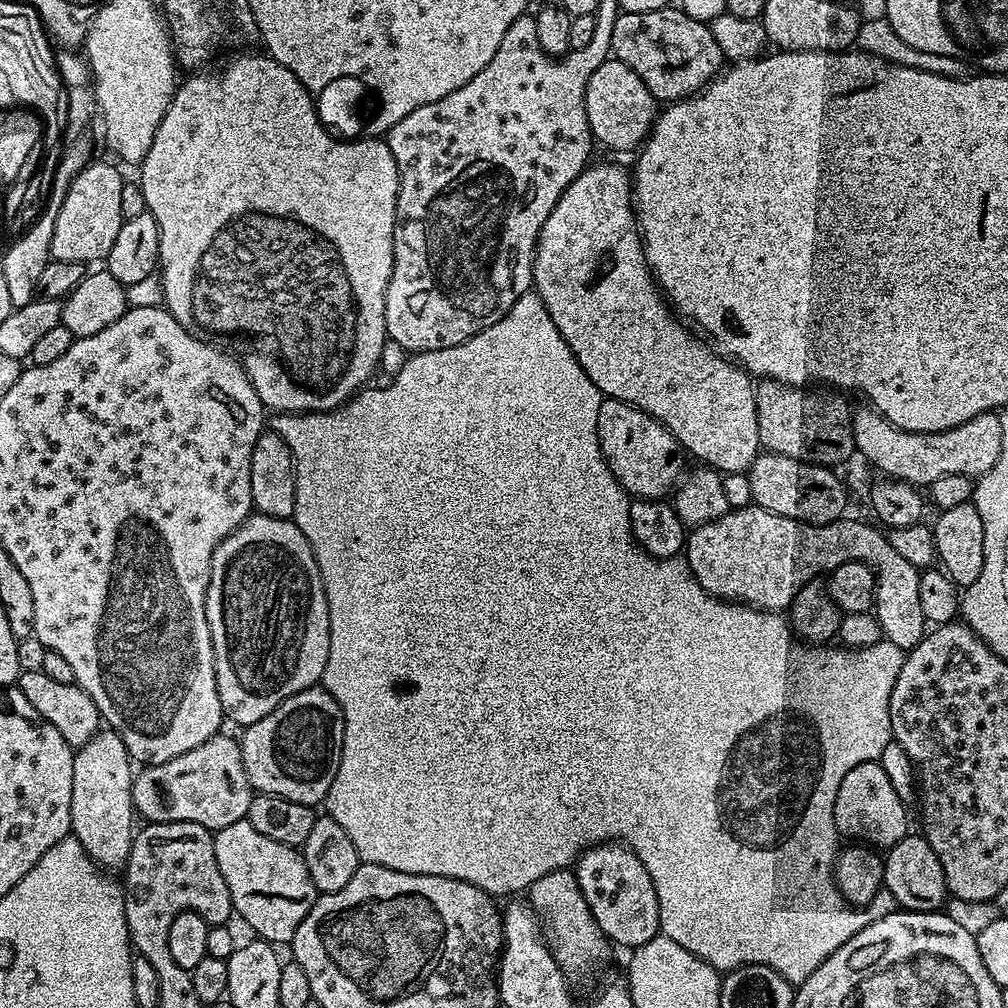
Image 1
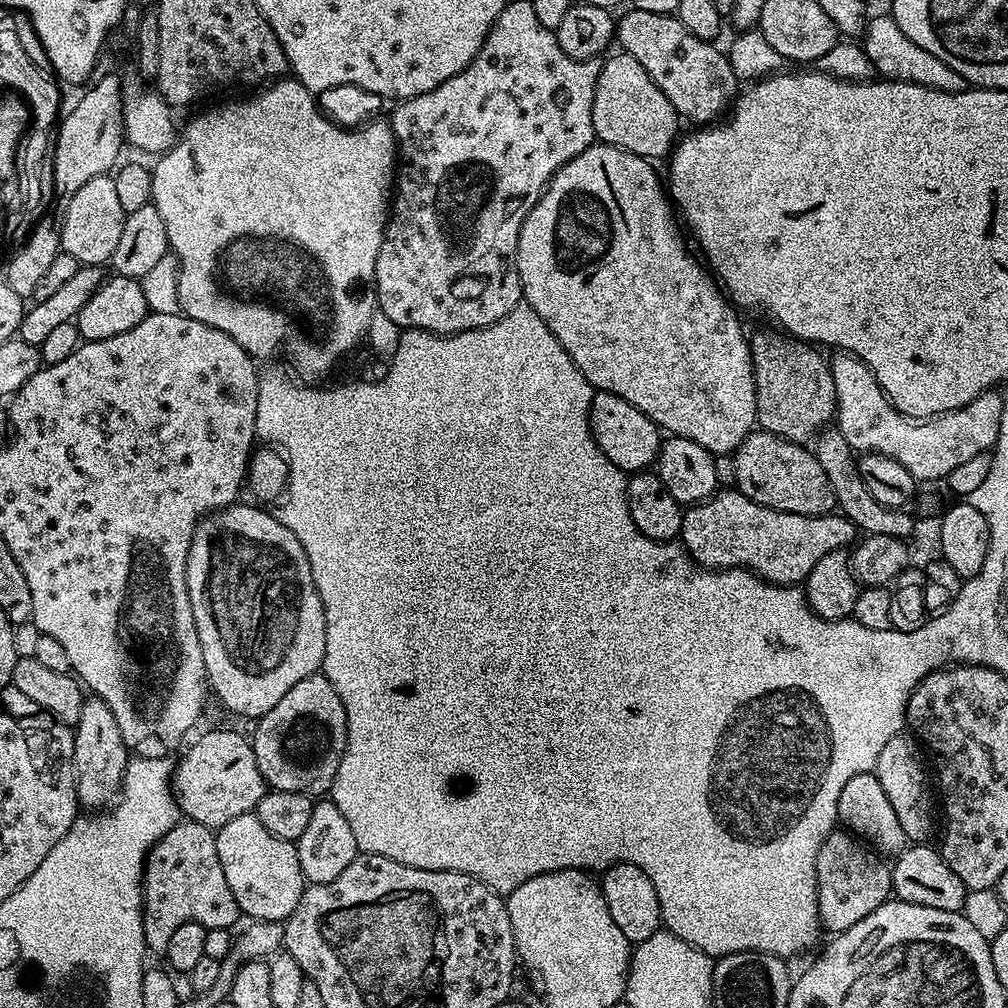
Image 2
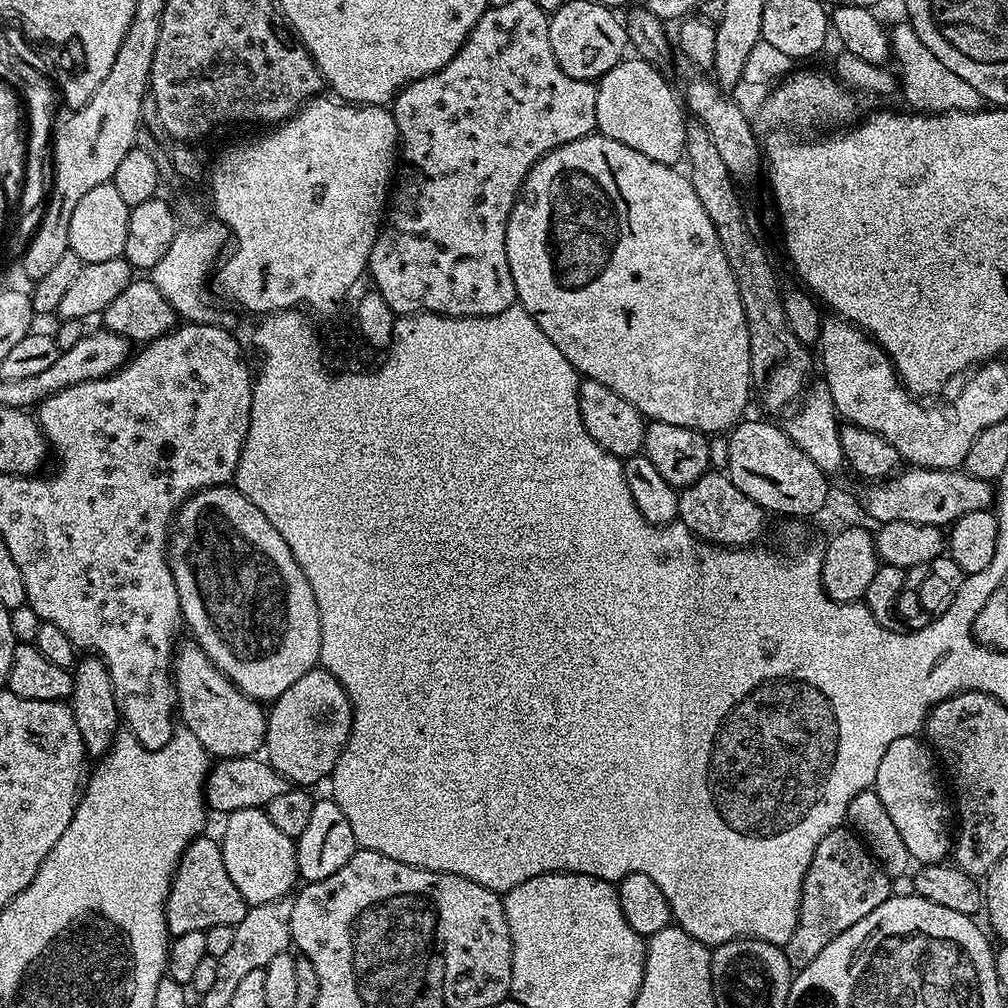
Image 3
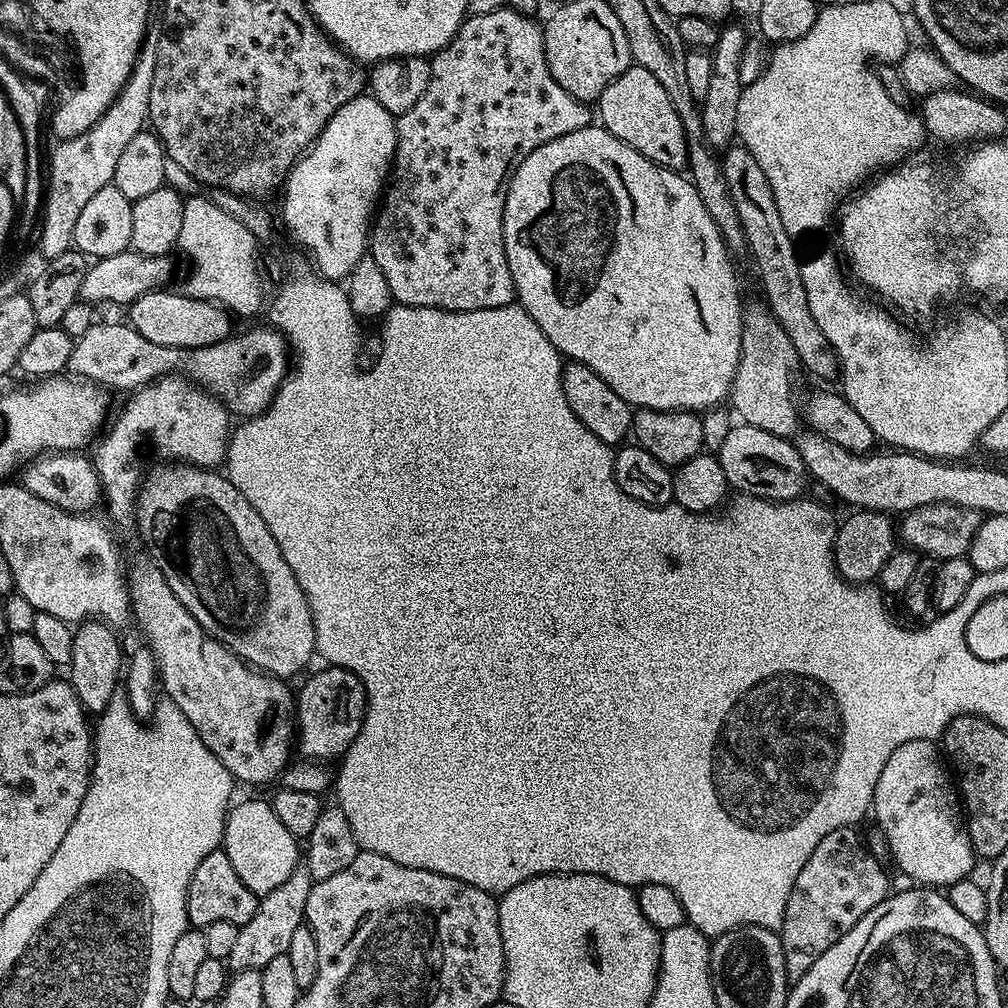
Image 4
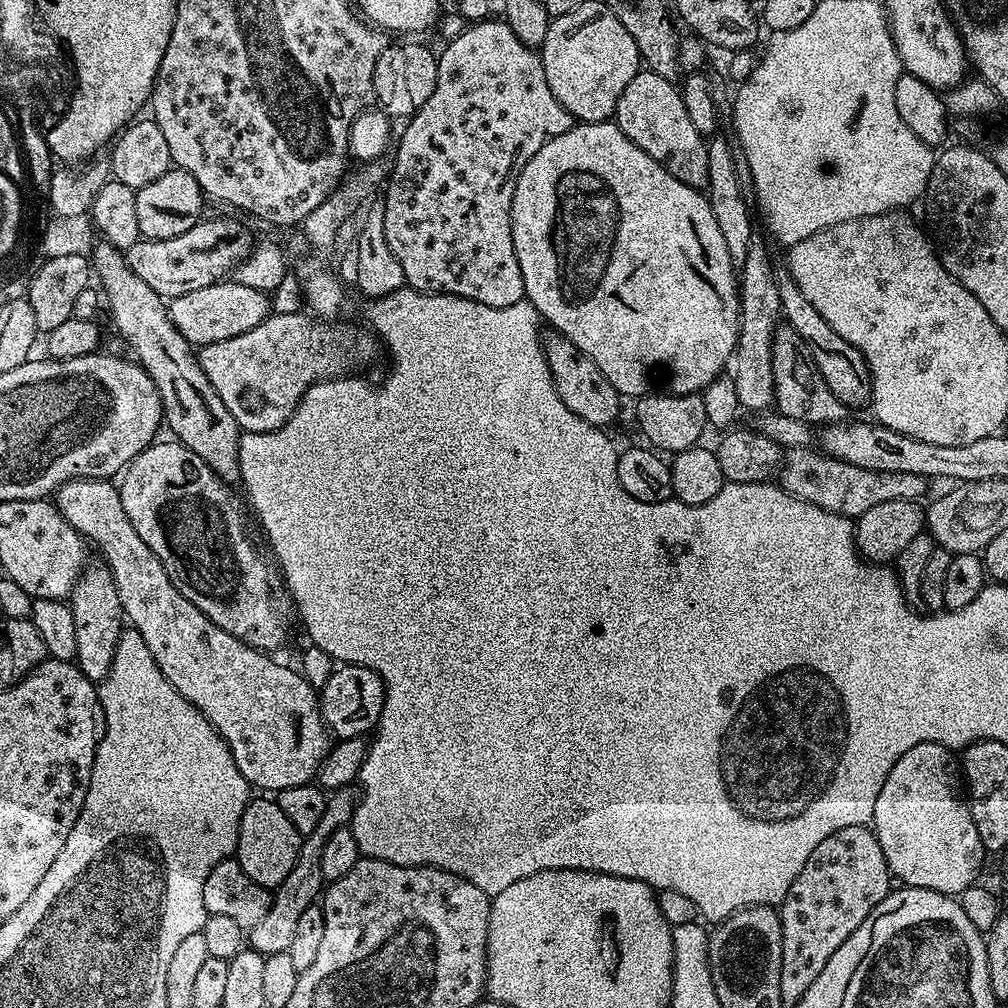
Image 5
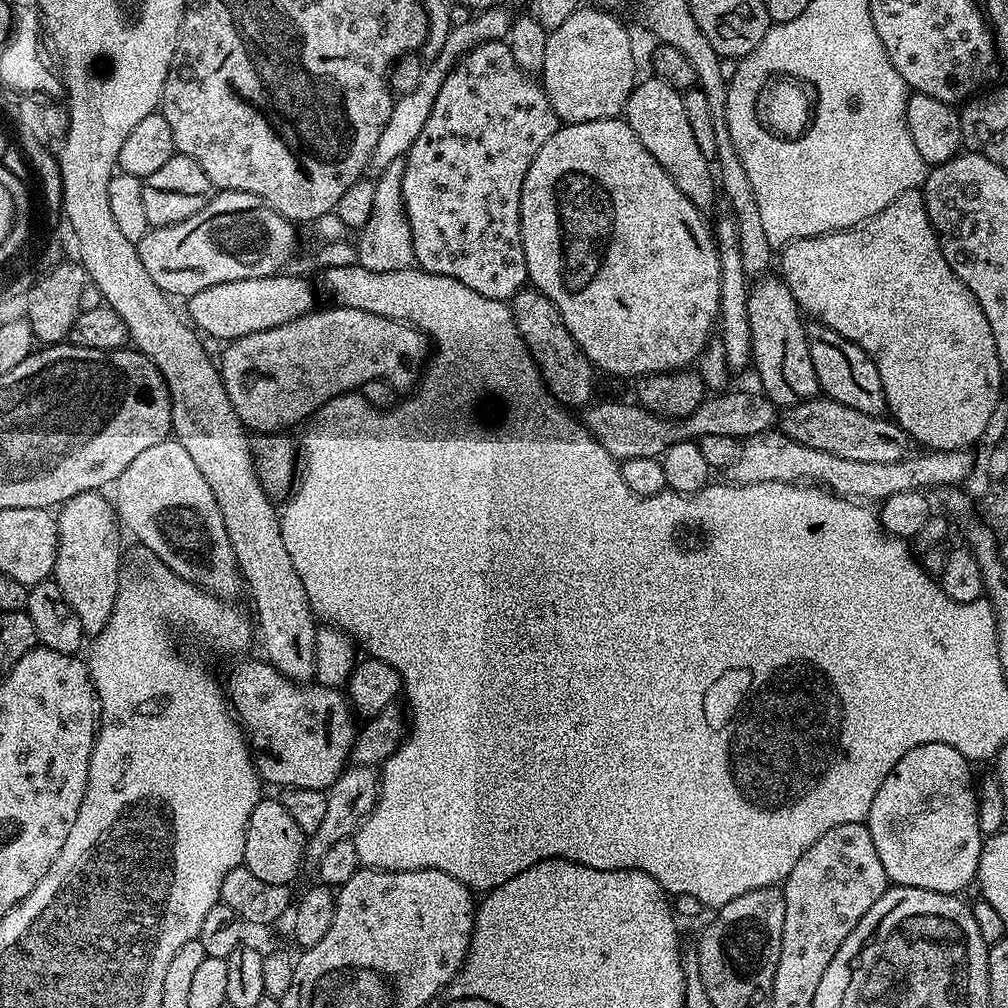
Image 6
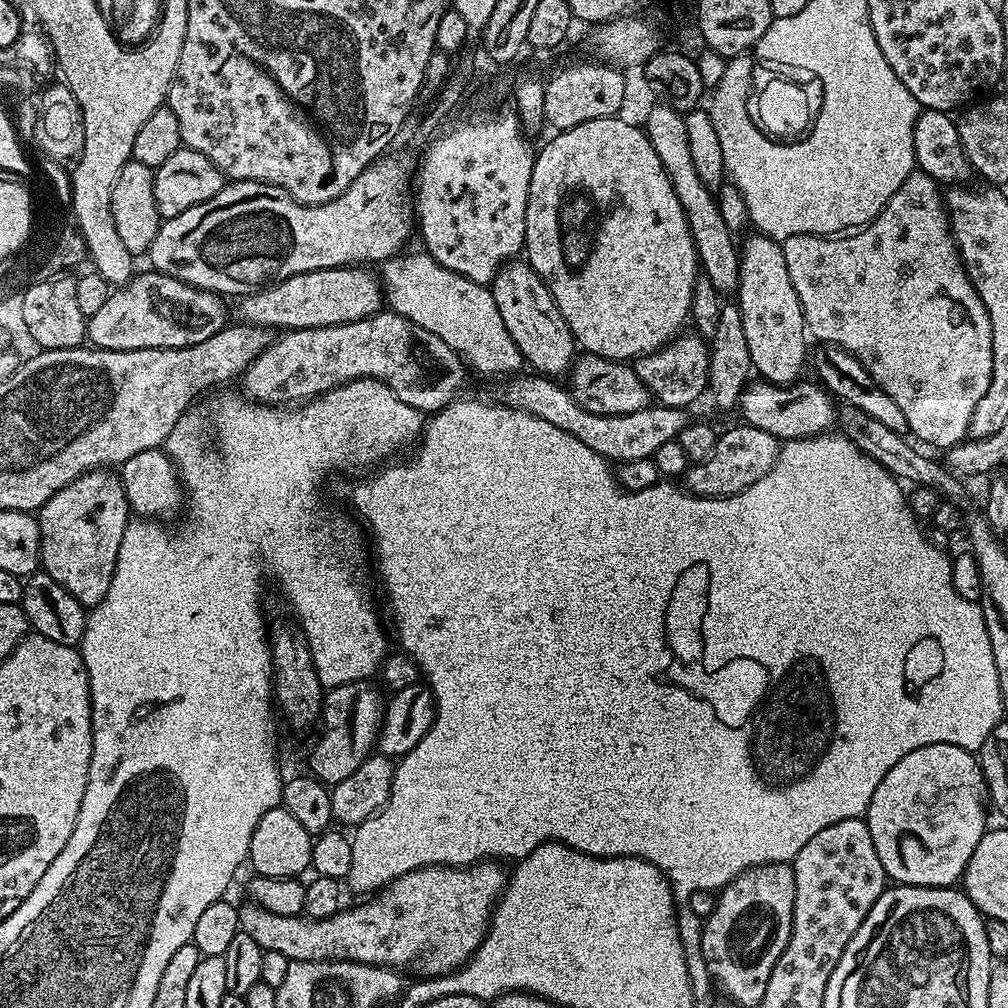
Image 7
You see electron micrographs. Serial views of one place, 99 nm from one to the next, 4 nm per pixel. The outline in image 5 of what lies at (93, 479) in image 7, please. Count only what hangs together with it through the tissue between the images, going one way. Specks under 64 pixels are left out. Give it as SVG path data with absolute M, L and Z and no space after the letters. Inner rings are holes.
M89 567L81 575L80 582L72 589L70 597L70 607L74 614L74 639L78 642L74 663L80 667L82 674L86 674L86 678L94 682L102 682L108 677L108 671L114 662L114 650L120 641L121 632L126 628L126 617L122 602L118 602L114 578L107 567L99 567Z

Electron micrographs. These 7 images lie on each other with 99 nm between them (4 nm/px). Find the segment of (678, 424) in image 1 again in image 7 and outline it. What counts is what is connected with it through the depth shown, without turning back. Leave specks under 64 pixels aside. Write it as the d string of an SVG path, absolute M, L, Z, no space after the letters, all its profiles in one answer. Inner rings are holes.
M619 115L606 118L594 118L590 122L582 122L573 128L566 128L555 133L556 137L536 152L536 161L532 167L528 205L526 206L526 234L524 235L524 252L527 263L544 280L550 290L562 318L566 318L566 326L570 326L572 337L585 353L610 358L611 360L635 361L641 356L649 356L664 345L681 335L684 323L690 320L691 300L698 273L701 271L700 258L696 255L696 247L690 234L690 226L686 222L686 214L682 210L682 202L678 202L678 194L674 194L674 186L662 166L658 162L658 154L654 154L654 146L650 146L650 138L643 127L631 124L628 120L620 120Z

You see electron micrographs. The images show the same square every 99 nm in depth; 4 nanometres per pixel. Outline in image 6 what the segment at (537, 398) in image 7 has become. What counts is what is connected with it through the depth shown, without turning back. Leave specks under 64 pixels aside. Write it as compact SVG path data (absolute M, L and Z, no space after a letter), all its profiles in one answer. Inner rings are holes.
M721 391L705 398L690 415L668 419L656 416L639 403L623 404L620 400L608 400L605 404L593 402L583 409L582 423L597 442L606 446L615 460L621 462L630 458L660 458L674 442L699 441L706 435L725 435L739 442L749 436L771 432L778 424L778 408L767 396L756 392Z

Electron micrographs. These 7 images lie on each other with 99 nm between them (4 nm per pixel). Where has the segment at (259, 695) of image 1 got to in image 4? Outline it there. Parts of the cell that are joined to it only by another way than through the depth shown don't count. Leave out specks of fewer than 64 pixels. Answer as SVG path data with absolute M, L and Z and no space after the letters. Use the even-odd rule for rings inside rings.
M168 462L160 467L164 468L154 469L155 467L153 467L145 475L140 485L136 497L134 520L135 523L140 523L141 534L144 535L145 542L152 547L153 557L151 556L151 559L156 567L162 570L170 590L174 590L174 594L180 599L182 606L186 606L186 610L190 610L190 614L194 614L197 622L215 640L222 642L225 648L229 648L238 659L277 678L289 678L288 676L294 675L295 672L302 671L307 666L308 659L316 652L312 611L302 586L298 586L298 578L294 578L294 570L290 570L290 566L286 566L286 558L282 558L282 550L278 550L278 542L274 542L274 534L270 534L270 530L266 530L266 522L262 522L258 510L254 510L254 506L250 506L250 502L246 502L246 498L242 498L242 494L229 482L227 475L220 473L219 476L219 471L210 468L197 468L196 465L187 462Z

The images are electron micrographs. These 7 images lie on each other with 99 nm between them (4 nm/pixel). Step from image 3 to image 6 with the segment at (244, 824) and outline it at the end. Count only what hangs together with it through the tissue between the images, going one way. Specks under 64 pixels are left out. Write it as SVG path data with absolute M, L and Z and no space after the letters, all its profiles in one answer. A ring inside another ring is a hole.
M260 799L246 826L243 867L248 868L250 874L262 878L262 882L291 885L292 879L300 872L300 863L303 865L305 860L306 833L298 830L298 822L294 822L294 818L286 814L286 806L282 806L279 799Z

